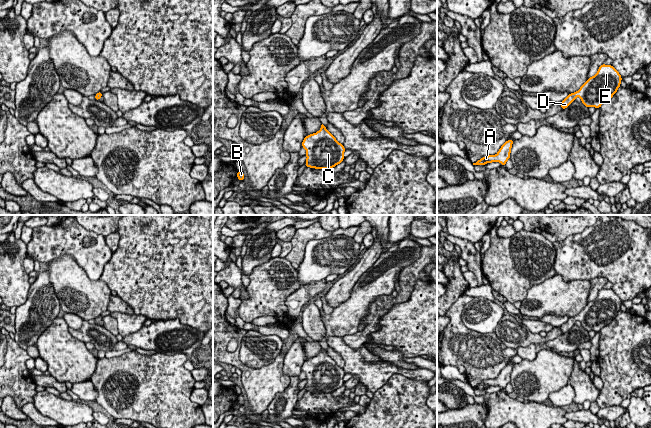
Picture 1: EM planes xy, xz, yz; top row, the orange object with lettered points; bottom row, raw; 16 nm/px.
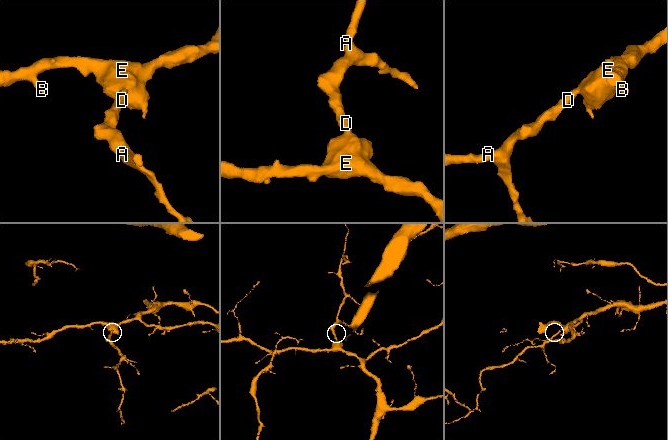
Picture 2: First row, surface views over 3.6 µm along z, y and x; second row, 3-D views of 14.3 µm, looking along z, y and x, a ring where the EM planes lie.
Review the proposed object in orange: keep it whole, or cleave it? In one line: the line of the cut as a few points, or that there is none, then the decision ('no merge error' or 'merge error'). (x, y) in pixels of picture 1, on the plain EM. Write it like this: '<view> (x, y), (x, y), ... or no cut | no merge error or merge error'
no cut | no merge error

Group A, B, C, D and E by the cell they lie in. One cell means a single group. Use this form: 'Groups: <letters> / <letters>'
Groups: A B C D E

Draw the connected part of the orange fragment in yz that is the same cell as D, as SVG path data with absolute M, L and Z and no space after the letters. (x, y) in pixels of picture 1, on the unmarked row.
M602 288L598 296L588 304L575 317L571 317L561 326L562 334L566 333L575 322L581 322L586 331L600 332L603 327L610 324L620 311L622 301L612 289Z

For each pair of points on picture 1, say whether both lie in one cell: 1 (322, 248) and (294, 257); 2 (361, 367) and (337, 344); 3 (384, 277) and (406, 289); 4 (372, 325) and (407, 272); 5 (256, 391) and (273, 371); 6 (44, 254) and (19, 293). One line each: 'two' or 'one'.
1: two
2: one
3: two
4: one
5: one
6: two

